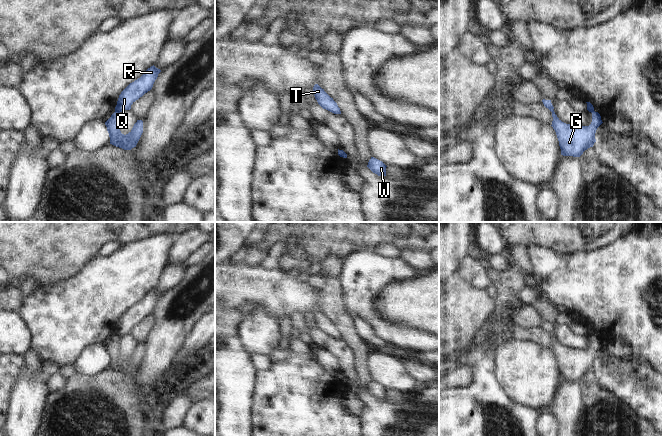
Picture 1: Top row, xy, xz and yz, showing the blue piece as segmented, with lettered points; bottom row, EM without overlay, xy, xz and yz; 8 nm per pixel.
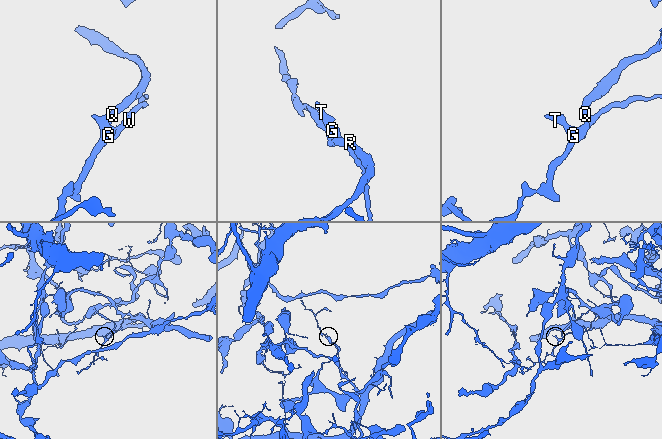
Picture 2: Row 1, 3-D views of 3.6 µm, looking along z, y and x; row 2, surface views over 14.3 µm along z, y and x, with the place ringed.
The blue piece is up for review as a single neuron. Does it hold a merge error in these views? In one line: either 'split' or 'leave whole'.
split

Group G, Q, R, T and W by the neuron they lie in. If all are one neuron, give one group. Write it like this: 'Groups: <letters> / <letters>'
Groups: G T W / Q R

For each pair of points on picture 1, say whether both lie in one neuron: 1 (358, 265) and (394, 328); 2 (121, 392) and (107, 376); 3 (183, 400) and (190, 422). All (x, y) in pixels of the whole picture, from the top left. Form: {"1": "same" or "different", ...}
{"1": "same", "2": "same", "3": "different"}

